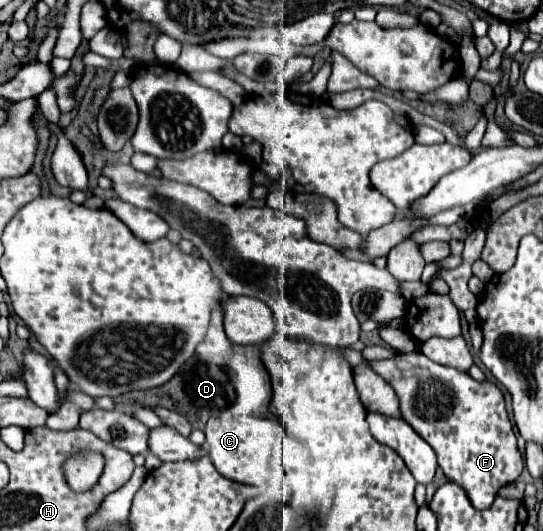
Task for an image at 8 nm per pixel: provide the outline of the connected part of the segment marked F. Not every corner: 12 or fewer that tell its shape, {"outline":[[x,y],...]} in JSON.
{"outline":[[421,351],[369,363],[447,481],[487,509],[523,471],[495,383]]}

